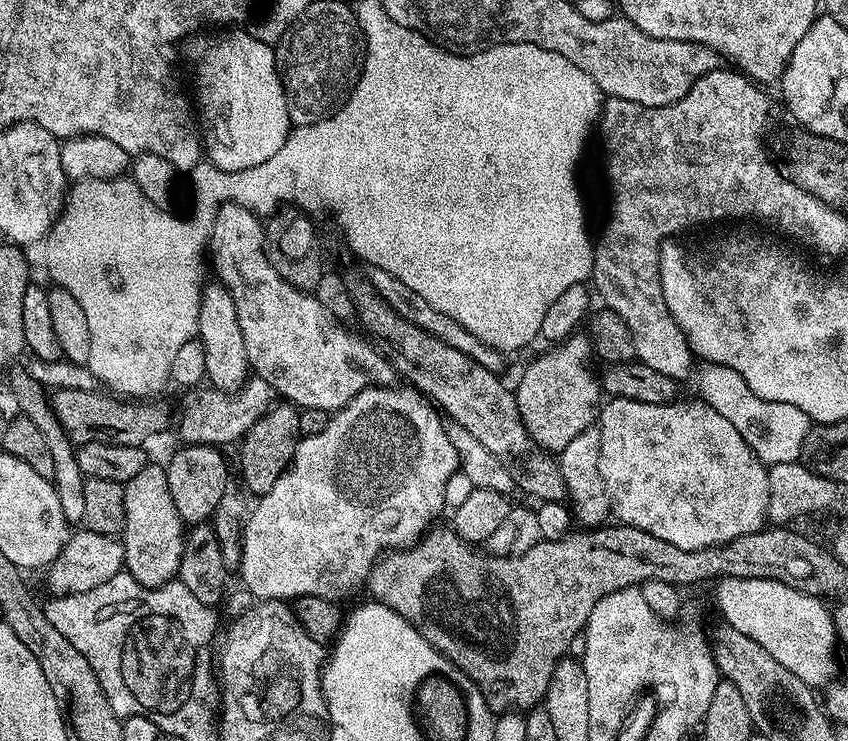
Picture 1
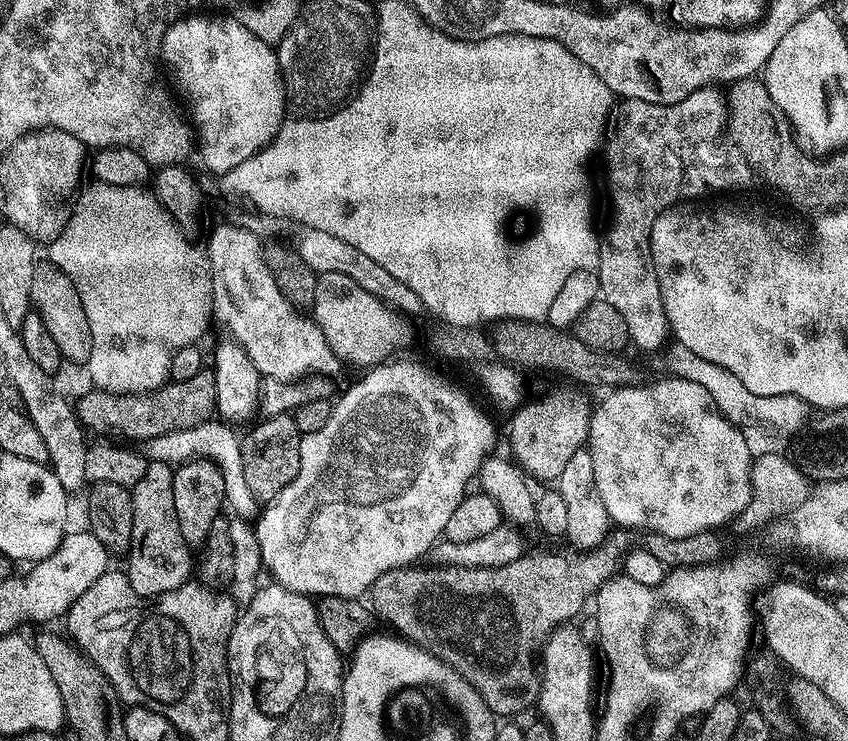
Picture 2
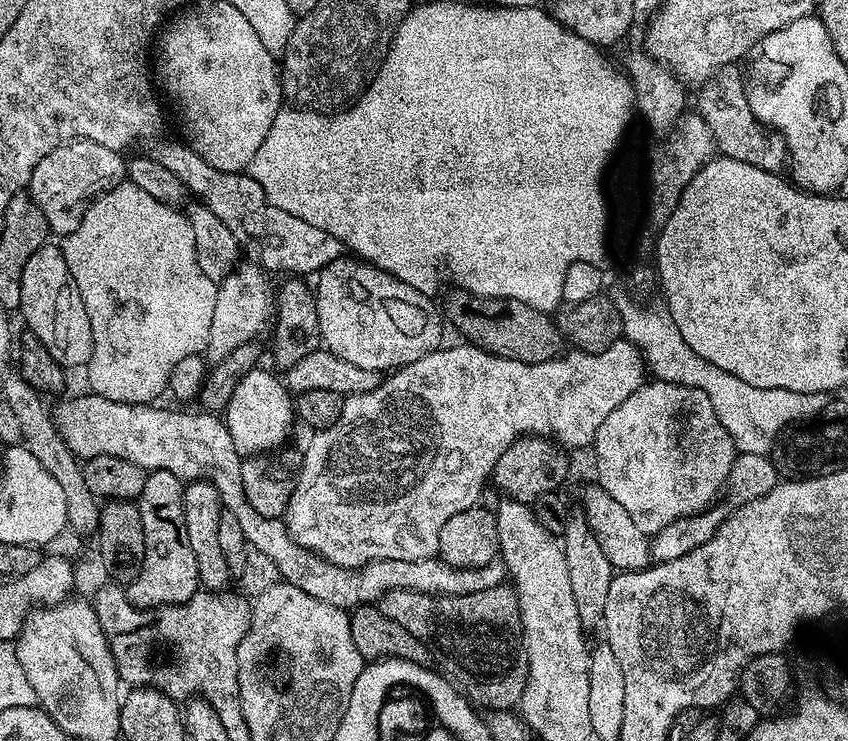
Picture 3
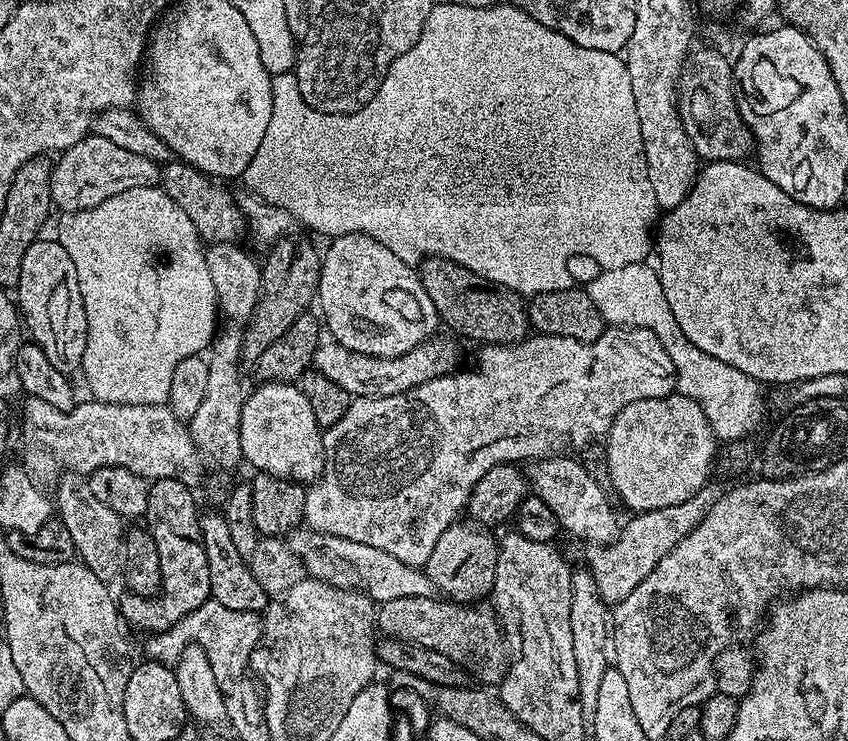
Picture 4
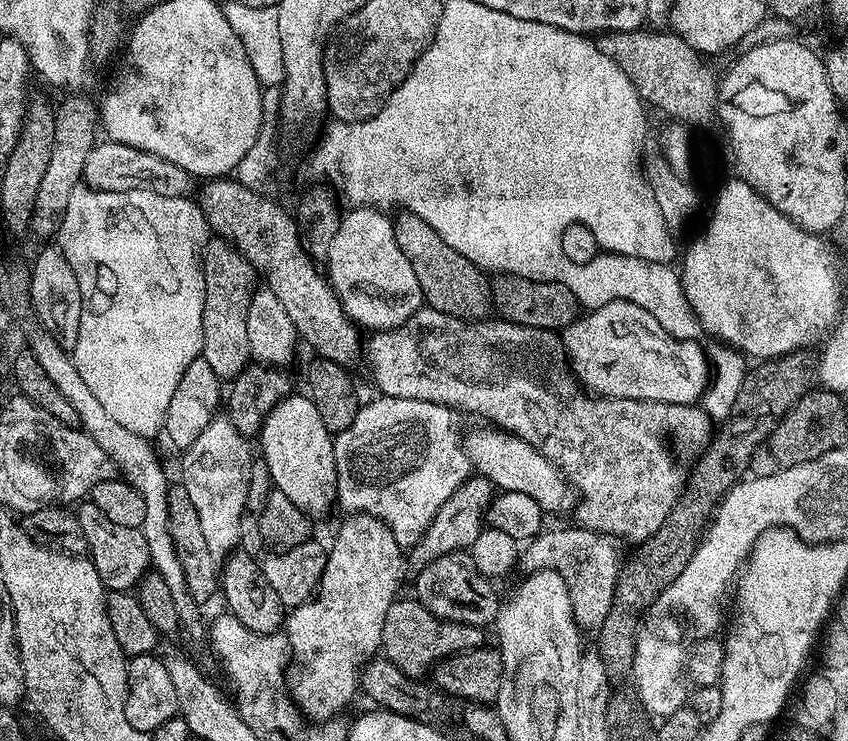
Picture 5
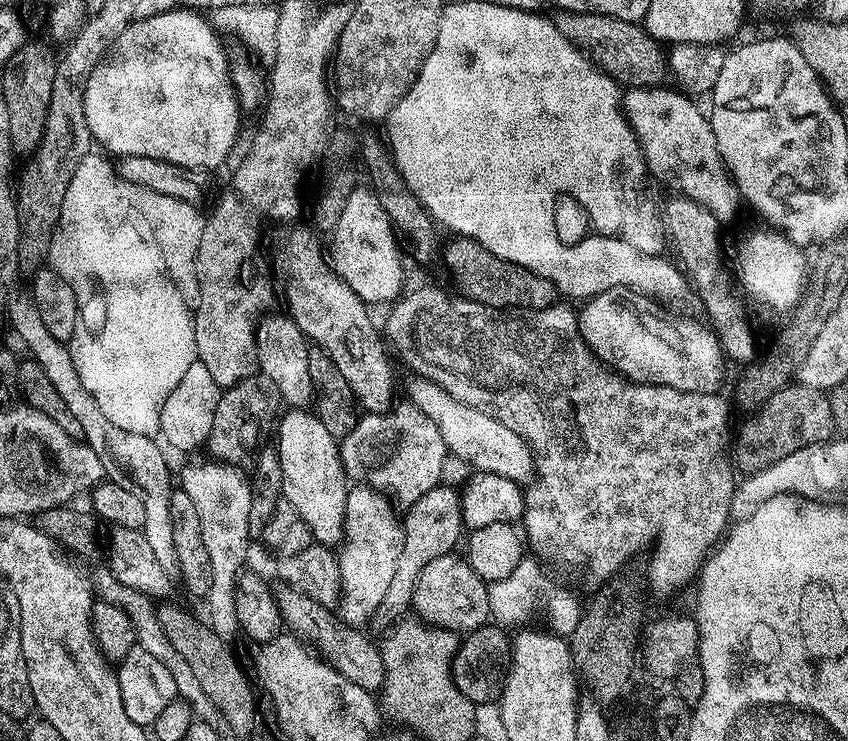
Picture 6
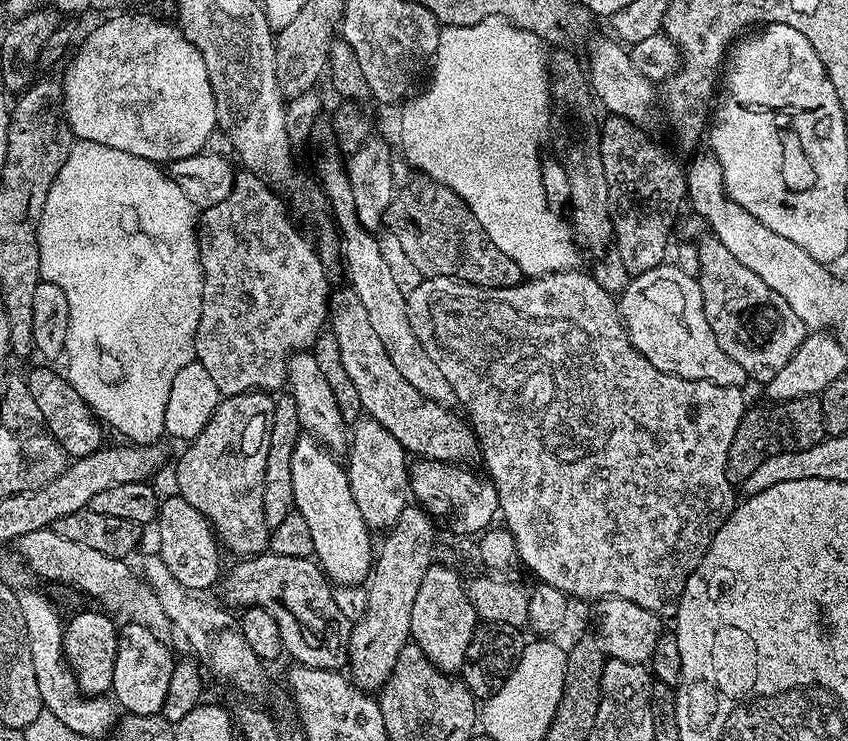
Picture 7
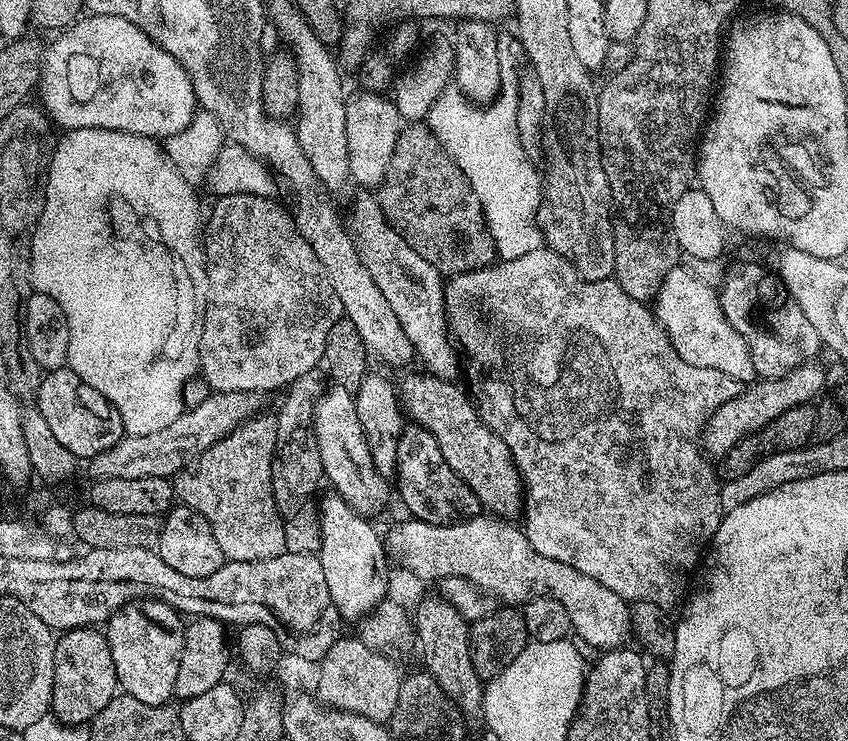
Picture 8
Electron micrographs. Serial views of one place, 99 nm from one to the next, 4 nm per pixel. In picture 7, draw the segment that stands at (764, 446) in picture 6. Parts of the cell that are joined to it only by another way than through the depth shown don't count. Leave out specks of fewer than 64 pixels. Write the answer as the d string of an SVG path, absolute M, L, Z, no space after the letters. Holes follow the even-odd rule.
M803 396L765 405L765 408L749 407L738 422L738 430L734 430L734 442L730 442L730 454L726 458L726 474L733 486L750 478L750 474L754 474L766 458L774 458L774 454L810 450L810 446L825 439L819 396Z

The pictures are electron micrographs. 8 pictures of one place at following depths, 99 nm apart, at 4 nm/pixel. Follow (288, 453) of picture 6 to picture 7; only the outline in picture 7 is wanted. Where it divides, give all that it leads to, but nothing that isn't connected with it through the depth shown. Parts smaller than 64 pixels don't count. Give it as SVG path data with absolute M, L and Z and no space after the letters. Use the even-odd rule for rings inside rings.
M304 434L294 446L294 454L290 458L290 482L292 483L292 502L294 511L306 518L306 526L314 537L314 559L324 570L325 576L333 585L363 585L372 575L374 563L374 542L370 540L370 529L354 502L354 494L350 494L348 473L345 465L335 460L333 453L325 448L319 440Z

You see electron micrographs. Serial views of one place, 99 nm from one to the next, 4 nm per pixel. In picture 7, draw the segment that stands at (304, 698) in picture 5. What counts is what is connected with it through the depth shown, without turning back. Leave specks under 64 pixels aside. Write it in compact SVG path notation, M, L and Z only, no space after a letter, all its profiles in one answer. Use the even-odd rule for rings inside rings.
M361 418L355 421L353 428L356 429L353 432L351 429L348 460L346 459L350 494L354 494L354 502L358 504L358 510L369 529L391 530L402 510L410 504L409 457L398 438L394 438L394 434L377 420Z

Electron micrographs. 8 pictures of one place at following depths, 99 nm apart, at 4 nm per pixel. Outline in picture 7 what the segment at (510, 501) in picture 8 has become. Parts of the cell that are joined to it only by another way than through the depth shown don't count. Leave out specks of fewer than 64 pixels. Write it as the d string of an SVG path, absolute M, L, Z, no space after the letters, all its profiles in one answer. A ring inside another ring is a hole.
M344 286L341 292L333 291L330 296L330 331L332 337L338 342L338 350L342 354L342 366L346 366L346 374L350 382L354 382L354 390L358 390L360 407L371 419L377 420L386 430L398 438L398 442L403 446L405 453L413 454L425 460L441 460L444 464L460 464L461 462L472 462L478 456L478 436L472 432L443 404L437 404L428 400L419 393L414 386L406 382L398 372L397 367L390 360L390 355L386 354L386 349L382 346L381 339L376 331L370 326L369 315L359 301L355 290L352 287Z

